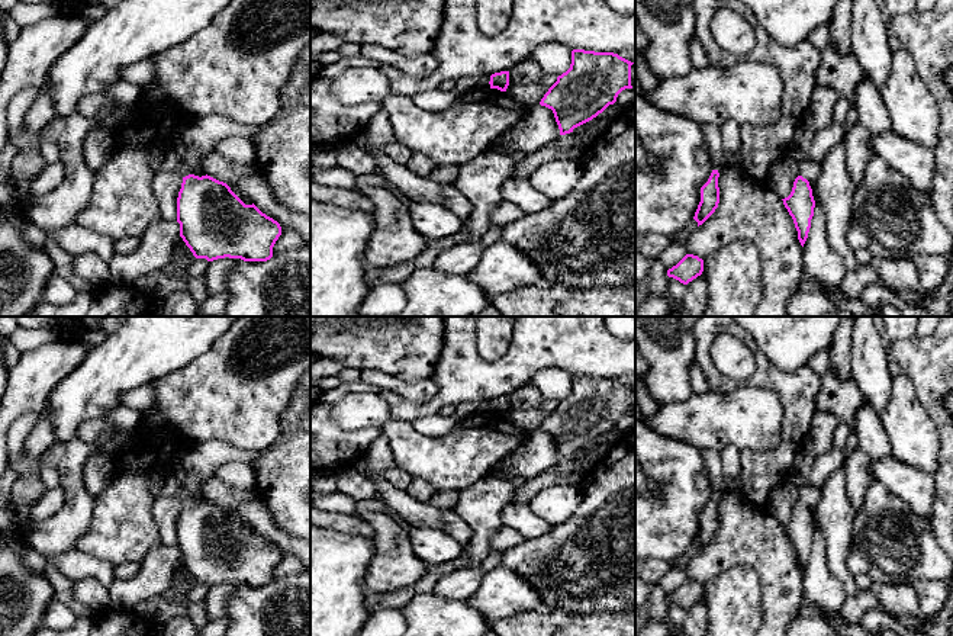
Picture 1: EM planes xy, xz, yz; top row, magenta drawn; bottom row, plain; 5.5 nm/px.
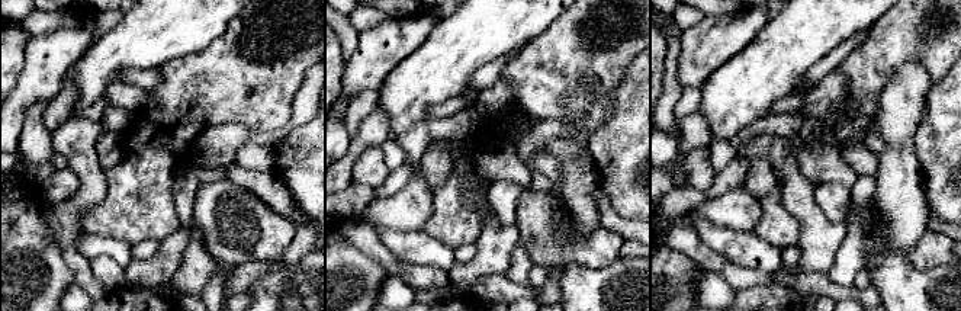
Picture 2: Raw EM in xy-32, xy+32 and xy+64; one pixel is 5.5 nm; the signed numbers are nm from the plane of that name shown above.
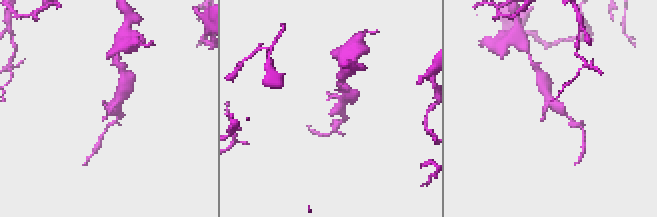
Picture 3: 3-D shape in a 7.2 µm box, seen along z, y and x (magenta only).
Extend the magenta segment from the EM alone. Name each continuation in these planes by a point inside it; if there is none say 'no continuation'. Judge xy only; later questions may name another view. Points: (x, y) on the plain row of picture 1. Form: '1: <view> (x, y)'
1: xy (164, 482)

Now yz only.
1: yz (810, 495)

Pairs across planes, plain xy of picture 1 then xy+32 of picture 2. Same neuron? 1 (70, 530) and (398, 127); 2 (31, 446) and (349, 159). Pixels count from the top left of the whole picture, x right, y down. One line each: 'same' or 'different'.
1: different
2: same

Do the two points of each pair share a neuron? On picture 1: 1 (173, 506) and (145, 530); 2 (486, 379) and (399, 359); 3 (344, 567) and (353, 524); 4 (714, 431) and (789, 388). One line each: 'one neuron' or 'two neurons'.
1: two neurons
2: two neurons
3: two neurons
4: two neurons

